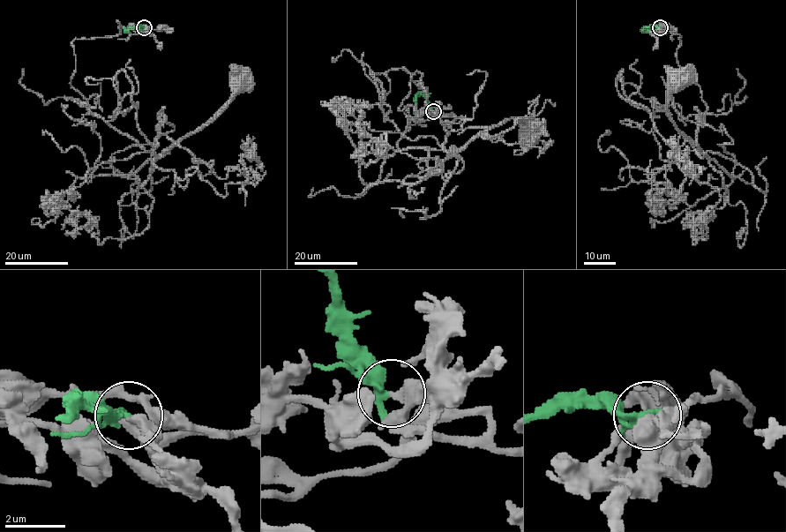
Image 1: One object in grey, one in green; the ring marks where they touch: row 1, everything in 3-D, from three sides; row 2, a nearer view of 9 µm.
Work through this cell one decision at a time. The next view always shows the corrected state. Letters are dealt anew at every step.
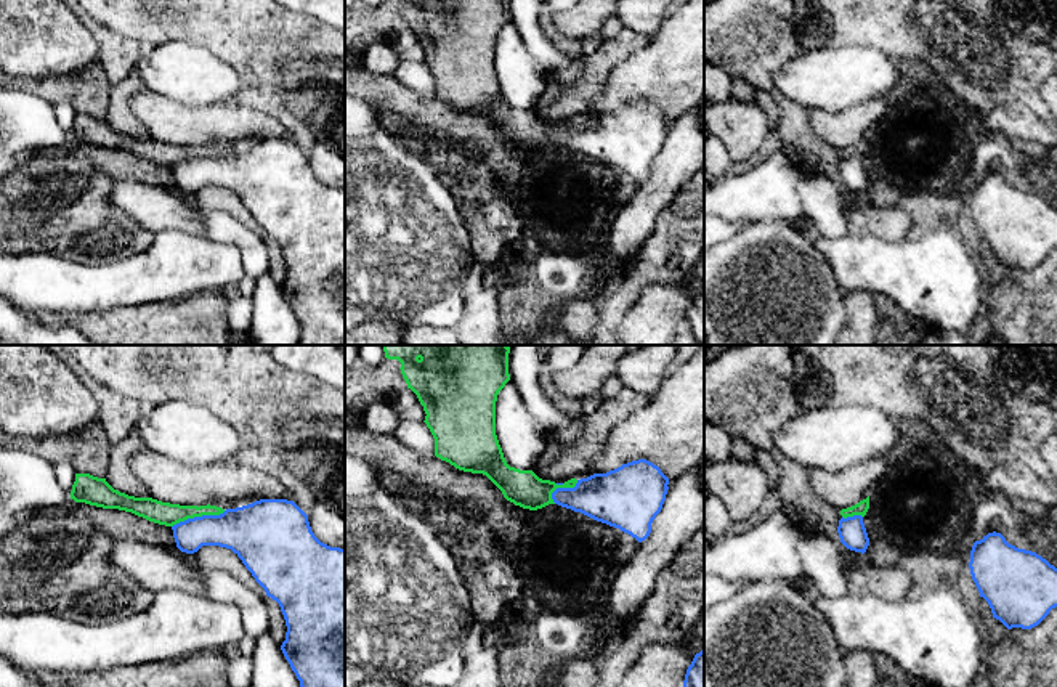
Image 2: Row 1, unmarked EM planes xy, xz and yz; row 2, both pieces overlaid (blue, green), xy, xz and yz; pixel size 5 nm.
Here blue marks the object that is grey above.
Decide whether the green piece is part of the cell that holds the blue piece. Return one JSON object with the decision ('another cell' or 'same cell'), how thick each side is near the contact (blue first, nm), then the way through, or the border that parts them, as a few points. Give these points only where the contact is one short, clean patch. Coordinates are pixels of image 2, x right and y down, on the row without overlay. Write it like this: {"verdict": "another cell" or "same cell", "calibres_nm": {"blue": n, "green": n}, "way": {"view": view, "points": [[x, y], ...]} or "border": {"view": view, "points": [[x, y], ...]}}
{"verdict": "another cell", "calibres_nm": {"blue": 240, "green": 120}, "border": {"view": "xy", "points": [[225, 151], [188, 158], [172, 167]]}}

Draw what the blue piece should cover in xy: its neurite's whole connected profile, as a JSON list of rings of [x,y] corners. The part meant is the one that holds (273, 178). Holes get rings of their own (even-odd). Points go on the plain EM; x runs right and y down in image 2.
[[[260,140],[220,156],[188,159],[172,170],[186,194],[202,186],[231,189],[279,244],[287,266],[281,291],[300,321],[300,345],[345,345],[345,189],[321,183],[308,156],[287,140]]]

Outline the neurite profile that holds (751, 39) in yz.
[[[704,0],[704,59],[723,67],[731,77],[741,77],[755,90],[768,91],[780,111],[776,132],[781,149],[800,175],[828,177],[850,207],[871,204],[866,194],[847,189],[839,178],[840,151],[824,143],[810,125],[810,109],[783,96],[771,75],[802,50],[799,18],[794,0]]]

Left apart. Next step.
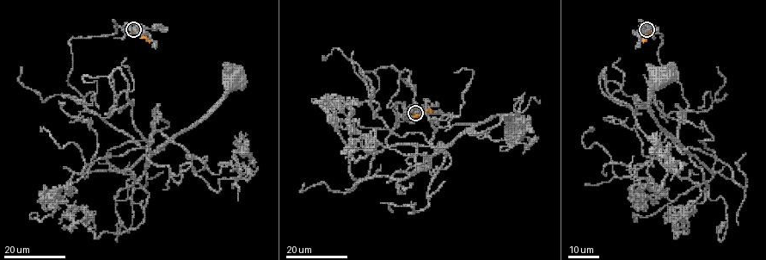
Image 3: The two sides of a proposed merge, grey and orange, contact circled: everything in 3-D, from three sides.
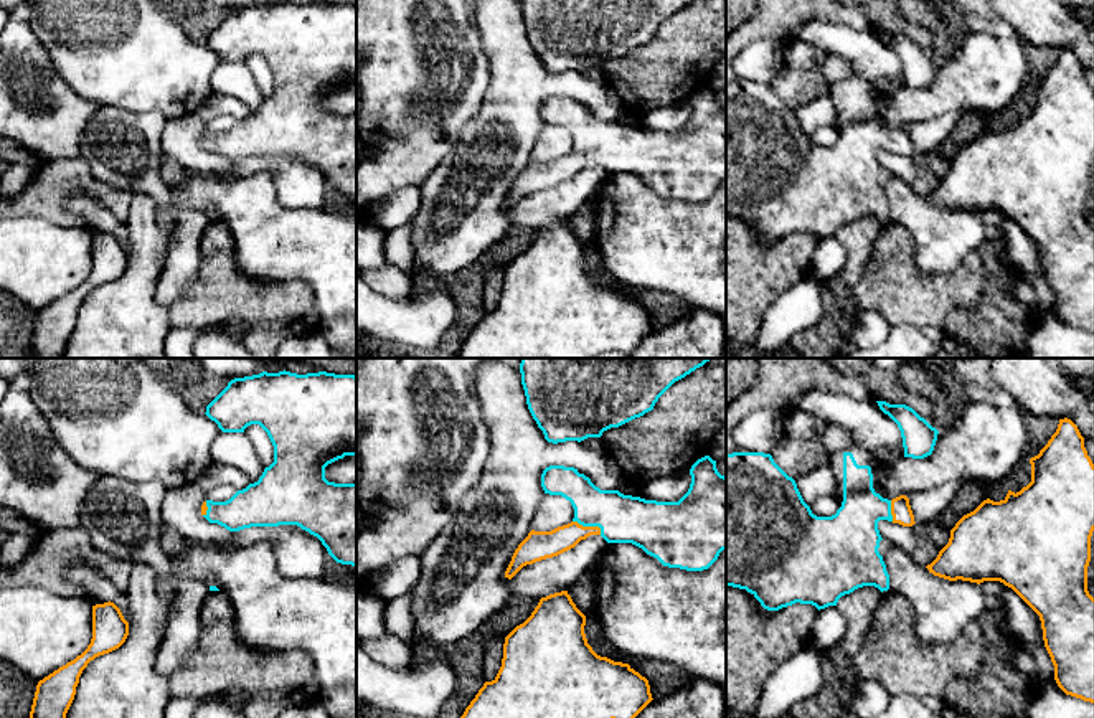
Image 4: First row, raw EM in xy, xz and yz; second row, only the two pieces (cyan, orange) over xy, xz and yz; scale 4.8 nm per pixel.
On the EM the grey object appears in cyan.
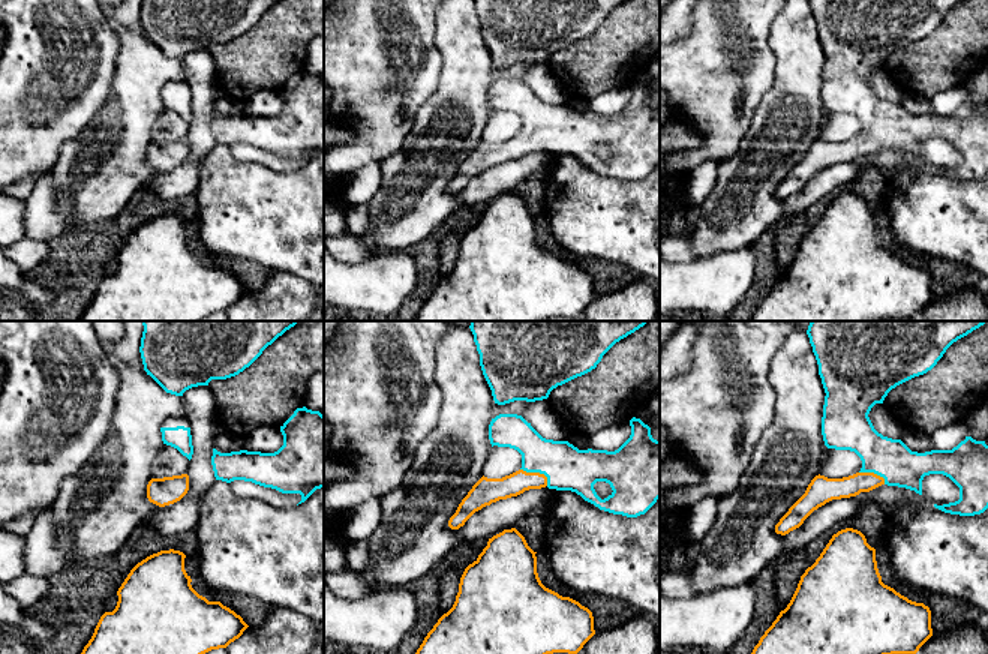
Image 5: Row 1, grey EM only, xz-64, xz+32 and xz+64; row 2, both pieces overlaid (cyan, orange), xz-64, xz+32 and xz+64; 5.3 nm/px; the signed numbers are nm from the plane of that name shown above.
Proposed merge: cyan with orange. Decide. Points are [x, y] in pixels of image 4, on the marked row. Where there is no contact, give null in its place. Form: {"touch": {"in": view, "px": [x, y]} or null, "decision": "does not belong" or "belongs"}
{"touch": {"in": "xz", "px": [589, 525]}, "decision": "belongs"}

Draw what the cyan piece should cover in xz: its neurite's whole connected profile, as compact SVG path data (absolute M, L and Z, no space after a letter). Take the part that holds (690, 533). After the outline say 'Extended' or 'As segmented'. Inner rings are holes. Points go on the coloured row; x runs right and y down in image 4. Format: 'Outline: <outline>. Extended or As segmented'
Outline: M710 456L698 459L690 475L690 489L678 502L657 502L624 495L619 490L601 490L574 467L546 467L541 474L545 494L569 500L574 518L551 531L531 530L515 550L505 578L512 579L523 566L558 556L591 535L601 535L607 543L632 543L668 568L708 569L726 550L726 477L718 472L716 461Z. Extended

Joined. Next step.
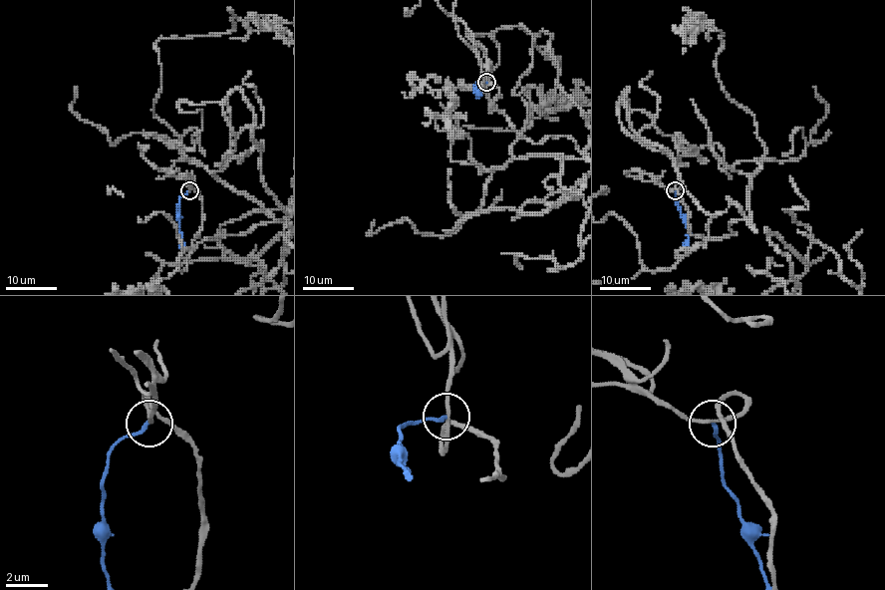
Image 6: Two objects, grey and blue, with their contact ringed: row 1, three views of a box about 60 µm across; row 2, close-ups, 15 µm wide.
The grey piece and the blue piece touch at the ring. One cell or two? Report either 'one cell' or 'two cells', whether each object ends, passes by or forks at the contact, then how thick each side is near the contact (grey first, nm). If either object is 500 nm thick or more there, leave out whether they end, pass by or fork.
two cells; grey passes by; blue ends there; 180 nm thick on the grey side, 180 nm on the other

